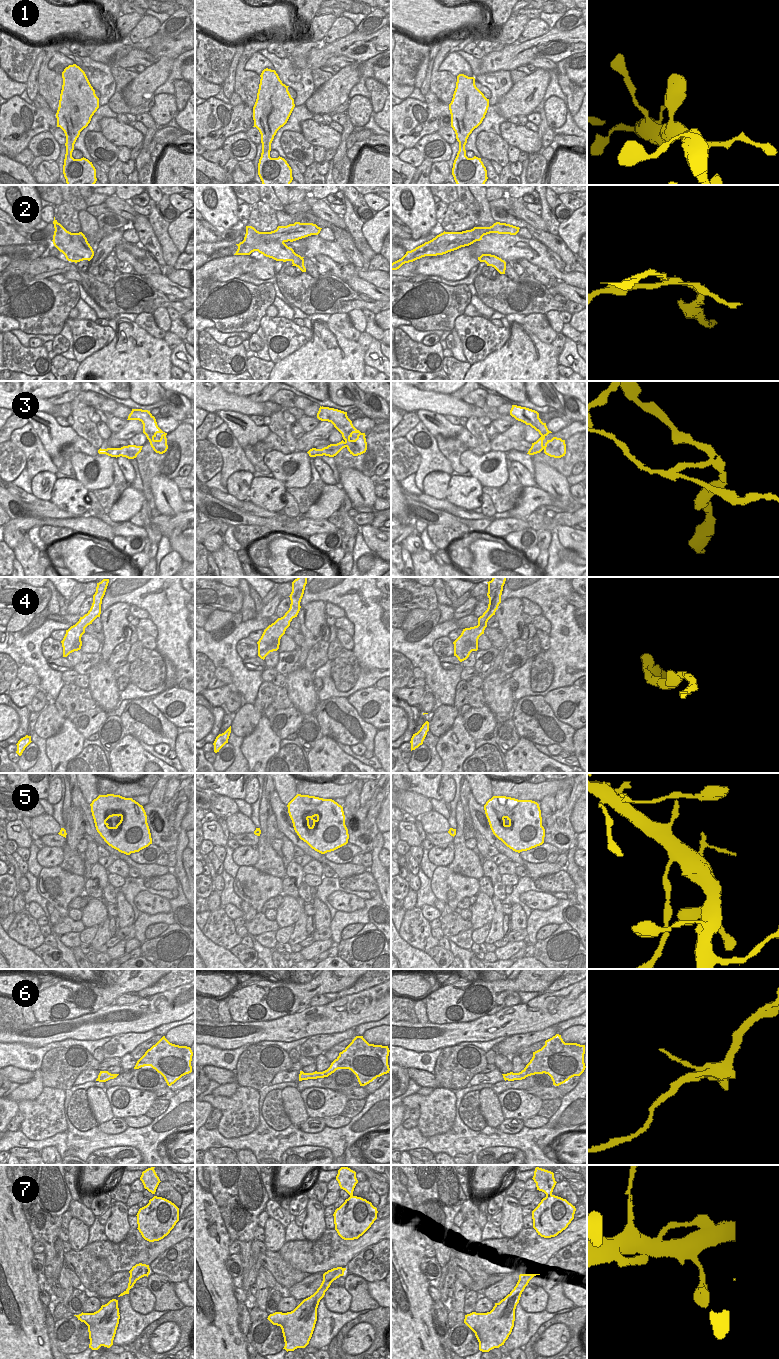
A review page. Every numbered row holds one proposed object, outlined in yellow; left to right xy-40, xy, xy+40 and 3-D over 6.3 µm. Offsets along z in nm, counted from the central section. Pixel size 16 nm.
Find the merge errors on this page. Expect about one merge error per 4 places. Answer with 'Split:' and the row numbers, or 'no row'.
Split: 2, 3, 5

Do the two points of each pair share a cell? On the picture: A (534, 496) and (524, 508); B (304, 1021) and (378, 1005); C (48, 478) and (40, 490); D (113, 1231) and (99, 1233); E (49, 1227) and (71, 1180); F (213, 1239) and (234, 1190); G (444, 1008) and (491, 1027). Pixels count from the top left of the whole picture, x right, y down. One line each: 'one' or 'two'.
A: one
B: one
C: one
D: two
E: two
F: two
G: two

